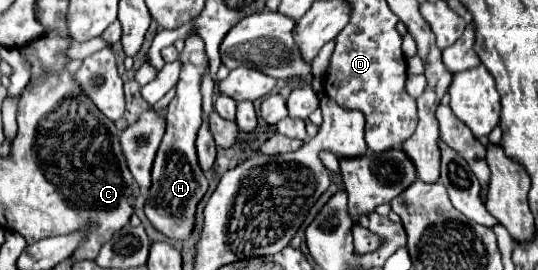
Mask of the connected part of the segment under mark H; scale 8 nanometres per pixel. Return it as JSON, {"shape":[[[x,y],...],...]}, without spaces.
{"shape":[[[195,32],[185,40],[185,48],[179,54],[179,62],[181,62],[181,74],[175,86],[177,94],[167,106],[167,116],[165,116],[167,130],[153,162],[153,174],[151,174],[153,184],[147,194],[147,204],[145,204],[145,214],[151,220],[151,224],[171,240],[185,240],[191,234],[197,202],[203,198],[203,194],[209,188],[207,178],[199,170],[199,164],[195,158],[195,136],[197,136],[197,130],[201,126],[201,116],[203,116],[201,78],[209,70],[203,40]]]}

